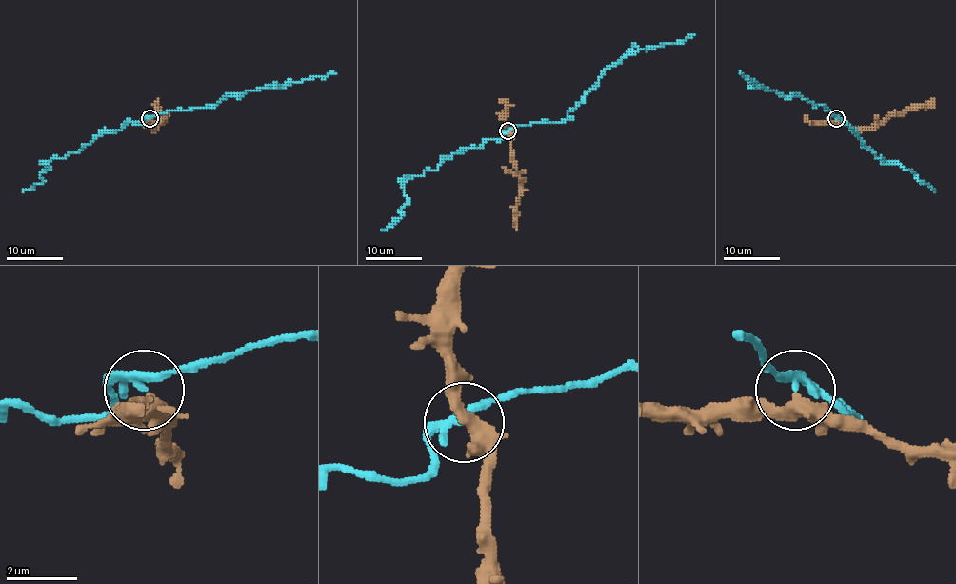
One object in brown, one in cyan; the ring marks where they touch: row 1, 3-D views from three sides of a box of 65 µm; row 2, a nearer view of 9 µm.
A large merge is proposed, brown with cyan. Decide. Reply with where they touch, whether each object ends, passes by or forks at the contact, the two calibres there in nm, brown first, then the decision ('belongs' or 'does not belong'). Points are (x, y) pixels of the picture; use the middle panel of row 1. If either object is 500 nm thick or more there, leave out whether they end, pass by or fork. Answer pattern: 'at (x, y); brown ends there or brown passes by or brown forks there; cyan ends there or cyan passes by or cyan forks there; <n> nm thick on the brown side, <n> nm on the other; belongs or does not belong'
at (507, 130); brown forks there; cyan passes by; 320 nm thick on the brown side, 220 nm on the other; does not belong

